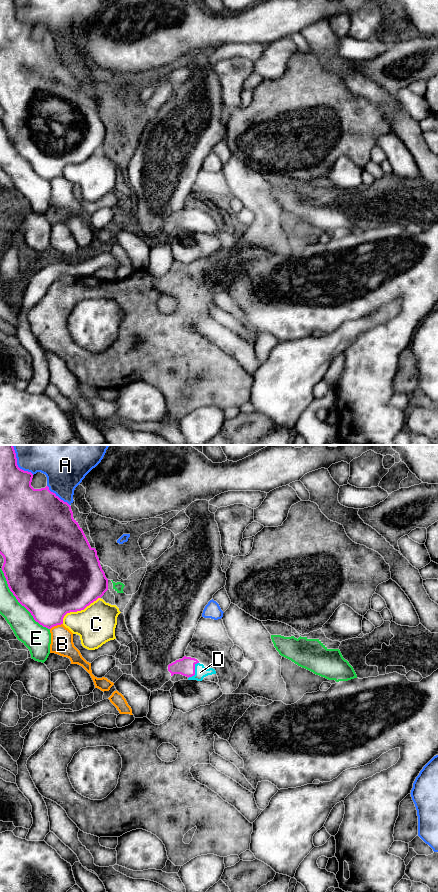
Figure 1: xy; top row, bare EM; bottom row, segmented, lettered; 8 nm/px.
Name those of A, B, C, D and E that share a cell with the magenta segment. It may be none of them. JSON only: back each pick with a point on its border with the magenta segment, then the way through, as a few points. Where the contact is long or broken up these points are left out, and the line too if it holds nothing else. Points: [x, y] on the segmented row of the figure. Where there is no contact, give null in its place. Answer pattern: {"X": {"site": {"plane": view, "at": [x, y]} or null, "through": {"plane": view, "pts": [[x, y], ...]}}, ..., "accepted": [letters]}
{"D": {"site": {"plane": "xy", "at": [194, 671]}, "through": {"plane": "xy", "pts": [[186, 666], [194, 671], [200, 672]]}}, "accepted": ["D"]}

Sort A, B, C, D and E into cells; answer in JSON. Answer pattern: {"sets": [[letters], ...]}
{"sets": [["A"], ["B"], ["C"], ["D"], ["E"]]}

